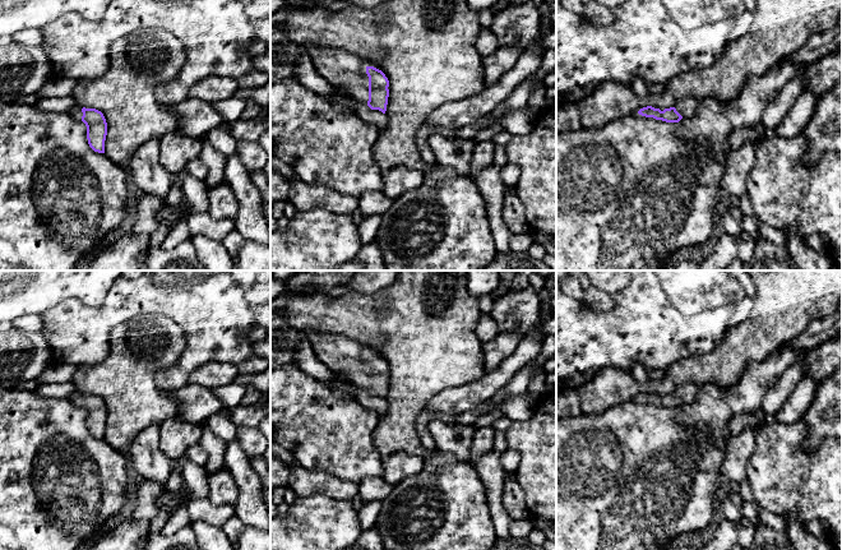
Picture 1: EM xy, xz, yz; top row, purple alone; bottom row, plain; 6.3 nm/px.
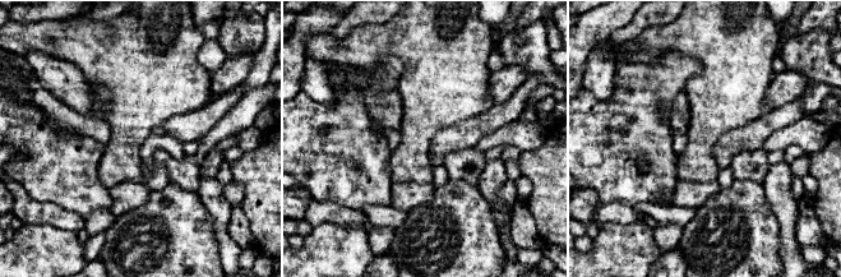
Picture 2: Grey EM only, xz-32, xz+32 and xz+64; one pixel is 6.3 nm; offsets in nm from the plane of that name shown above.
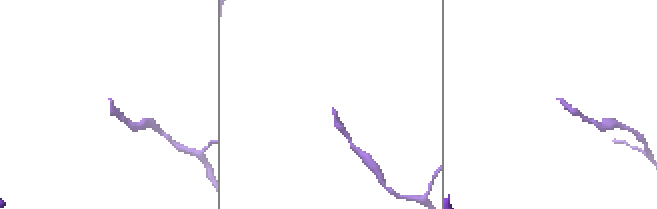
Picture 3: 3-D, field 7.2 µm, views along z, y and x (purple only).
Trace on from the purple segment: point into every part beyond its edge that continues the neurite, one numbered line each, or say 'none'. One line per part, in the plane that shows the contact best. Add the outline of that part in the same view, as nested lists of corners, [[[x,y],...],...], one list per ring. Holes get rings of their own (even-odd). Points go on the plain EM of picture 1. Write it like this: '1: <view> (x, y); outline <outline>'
1: xz (341, 354); outline [[[309,329],[304,332],[310,339],[316,357],[341,374],[356,387],[369,387],[369,362],[366,351],[353,339],[336,333]]]

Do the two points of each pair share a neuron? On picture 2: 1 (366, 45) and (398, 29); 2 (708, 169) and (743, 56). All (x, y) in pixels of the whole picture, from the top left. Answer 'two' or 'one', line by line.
1: one
2: one

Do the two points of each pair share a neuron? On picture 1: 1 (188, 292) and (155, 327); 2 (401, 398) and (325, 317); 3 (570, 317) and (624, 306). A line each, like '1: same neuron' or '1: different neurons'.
1: different neurons
2: same neuron
3: same neuron

